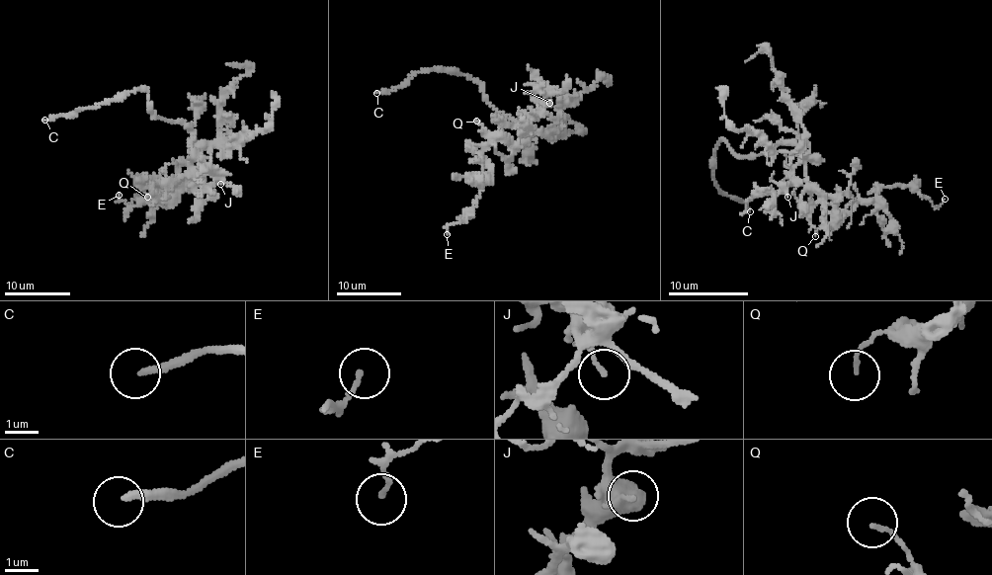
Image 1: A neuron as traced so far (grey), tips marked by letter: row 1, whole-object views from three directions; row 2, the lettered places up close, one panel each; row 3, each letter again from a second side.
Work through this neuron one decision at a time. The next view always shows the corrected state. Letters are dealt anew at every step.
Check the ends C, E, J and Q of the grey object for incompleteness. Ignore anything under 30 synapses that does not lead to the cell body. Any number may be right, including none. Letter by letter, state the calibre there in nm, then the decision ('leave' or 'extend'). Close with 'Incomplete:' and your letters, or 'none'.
C: 200 nm thick; extend
E: 130 nm thick; leave
J: 130 nm thick; leave
Q: 120 nm thick; leave
Incomplete: C

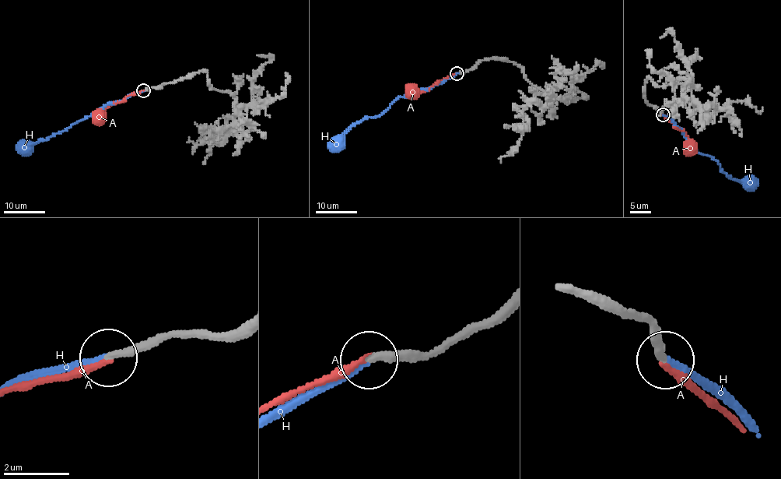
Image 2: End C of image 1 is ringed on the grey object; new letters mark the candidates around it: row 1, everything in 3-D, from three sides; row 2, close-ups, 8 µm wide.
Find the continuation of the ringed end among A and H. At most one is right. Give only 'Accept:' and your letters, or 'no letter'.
Accept: H

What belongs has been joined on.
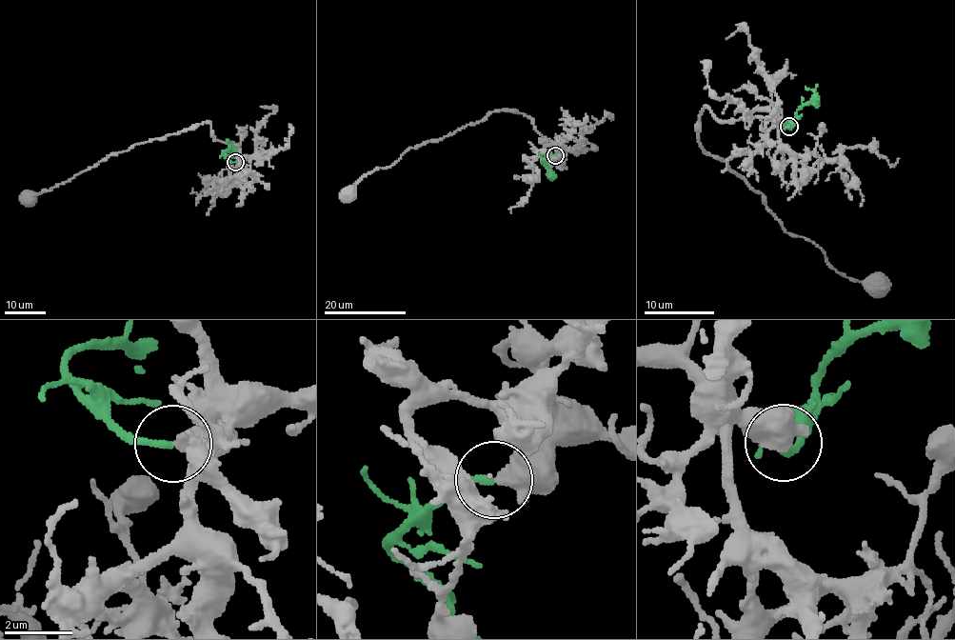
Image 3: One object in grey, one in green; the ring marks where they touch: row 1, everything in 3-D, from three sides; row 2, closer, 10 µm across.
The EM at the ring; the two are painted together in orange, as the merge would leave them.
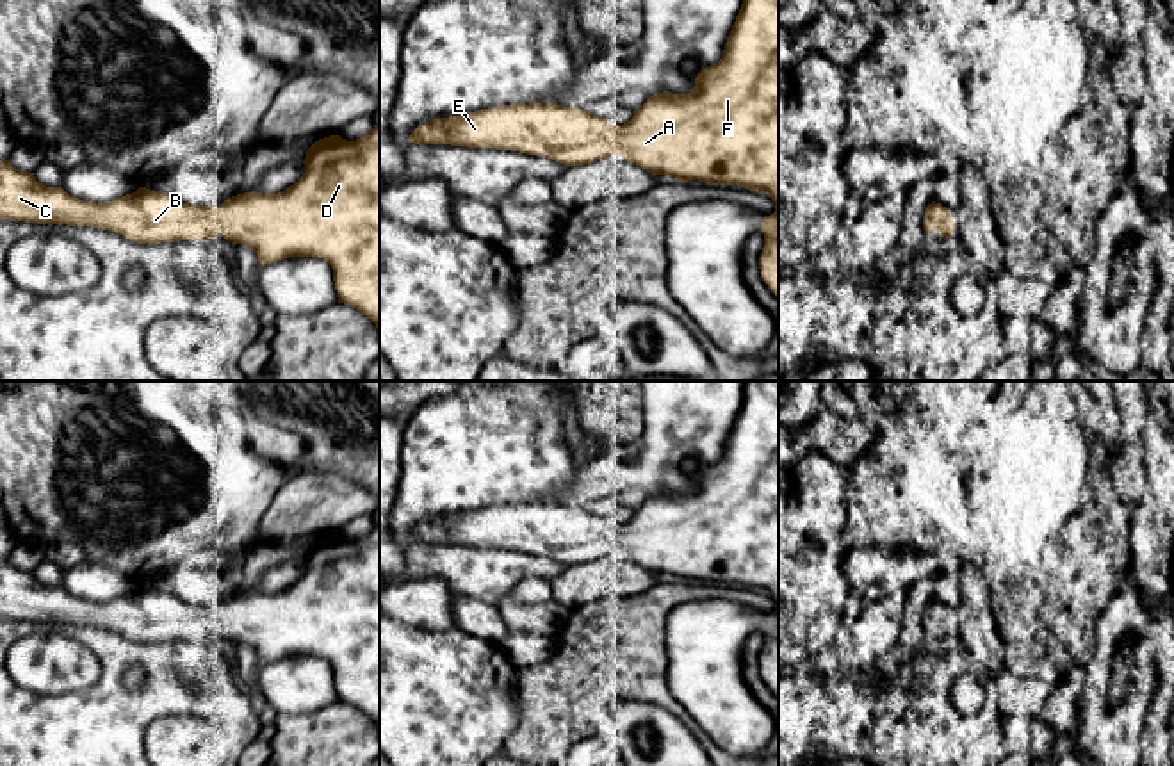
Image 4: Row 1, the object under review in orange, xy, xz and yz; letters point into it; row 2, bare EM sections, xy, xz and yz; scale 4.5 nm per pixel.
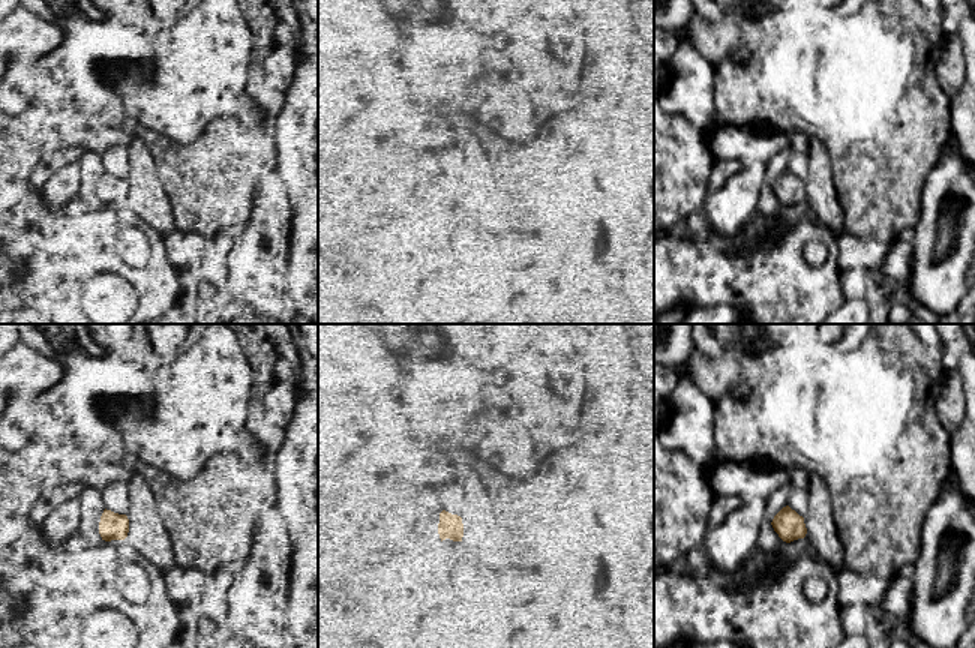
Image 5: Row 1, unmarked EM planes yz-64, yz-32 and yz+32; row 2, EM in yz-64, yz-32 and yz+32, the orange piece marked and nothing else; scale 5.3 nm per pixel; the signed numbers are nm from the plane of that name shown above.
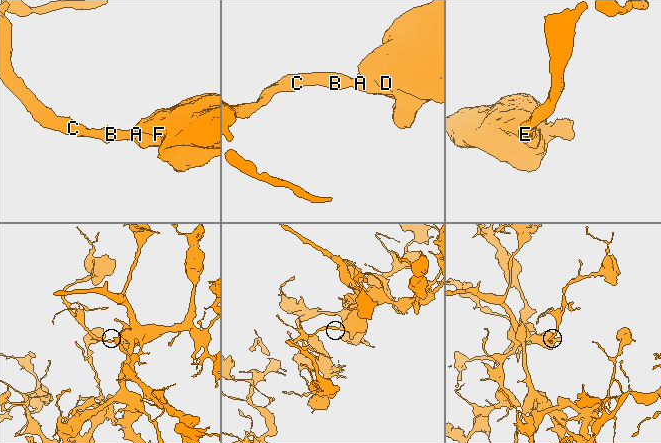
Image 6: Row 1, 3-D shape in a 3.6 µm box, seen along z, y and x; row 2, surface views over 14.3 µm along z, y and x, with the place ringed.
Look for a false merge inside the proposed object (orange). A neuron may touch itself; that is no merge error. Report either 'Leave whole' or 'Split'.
Leave whole

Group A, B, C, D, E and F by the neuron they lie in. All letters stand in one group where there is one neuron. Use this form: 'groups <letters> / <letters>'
groups A B C D E F

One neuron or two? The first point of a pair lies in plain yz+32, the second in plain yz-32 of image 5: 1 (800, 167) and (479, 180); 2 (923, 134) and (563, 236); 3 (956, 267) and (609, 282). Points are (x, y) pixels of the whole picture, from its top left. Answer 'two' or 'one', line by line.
1: two
2: two
3: one

